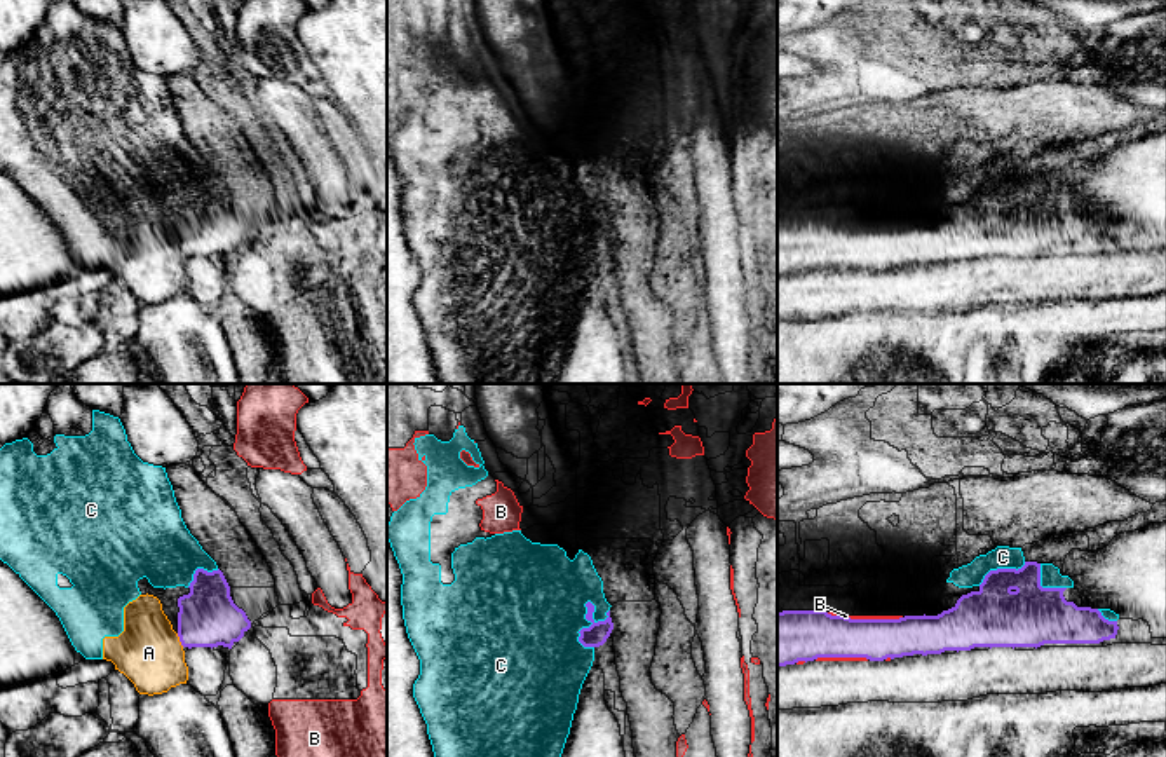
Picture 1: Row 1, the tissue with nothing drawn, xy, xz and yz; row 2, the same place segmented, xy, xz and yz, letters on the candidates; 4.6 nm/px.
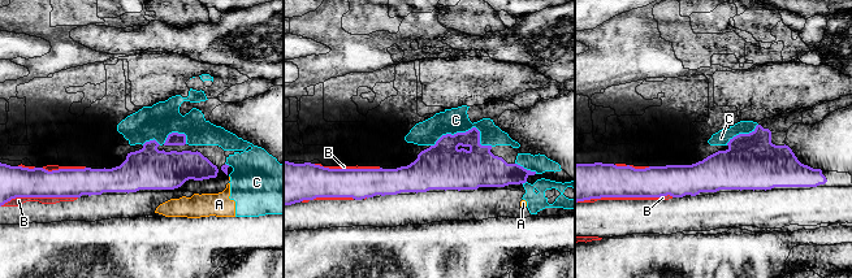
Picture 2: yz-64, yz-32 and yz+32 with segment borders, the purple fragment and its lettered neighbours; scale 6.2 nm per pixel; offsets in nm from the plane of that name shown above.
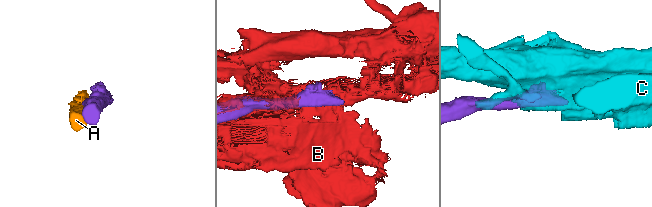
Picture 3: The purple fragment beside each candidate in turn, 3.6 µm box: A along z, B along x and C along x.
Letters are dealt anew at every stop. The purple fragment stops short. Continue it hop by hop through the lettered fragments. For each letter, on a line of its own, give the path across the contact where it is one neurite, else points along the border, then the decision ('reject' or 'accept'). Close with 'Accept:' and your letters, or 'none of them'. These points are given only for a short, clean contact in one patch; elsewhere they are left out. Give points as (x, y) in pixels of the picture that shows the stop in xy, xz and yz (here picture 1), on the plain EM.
A: reject
B: reject
C: reject
Accept: none of them

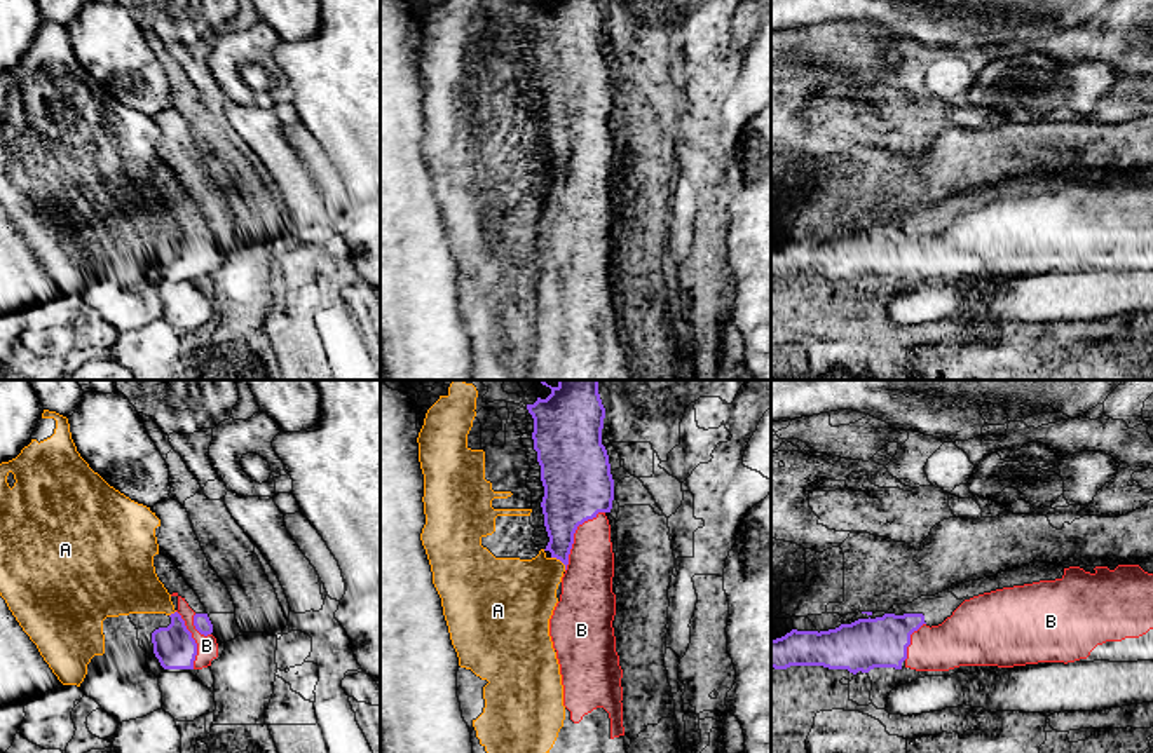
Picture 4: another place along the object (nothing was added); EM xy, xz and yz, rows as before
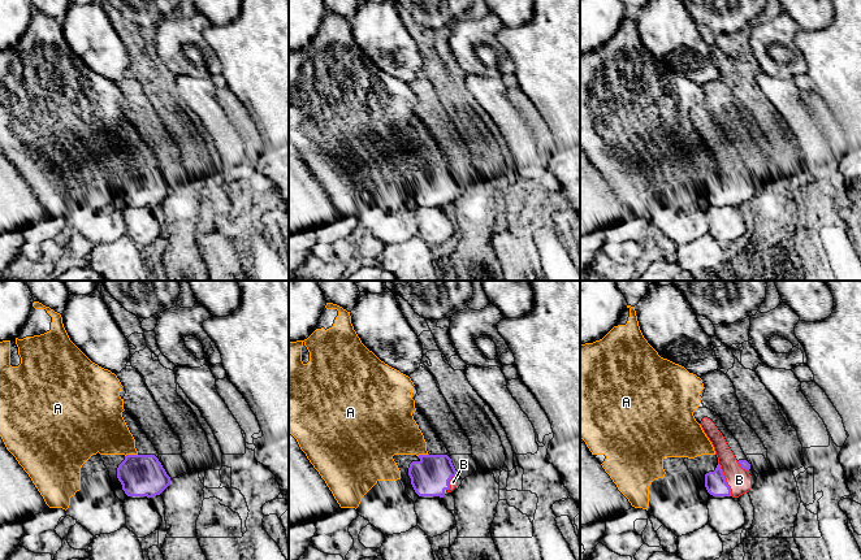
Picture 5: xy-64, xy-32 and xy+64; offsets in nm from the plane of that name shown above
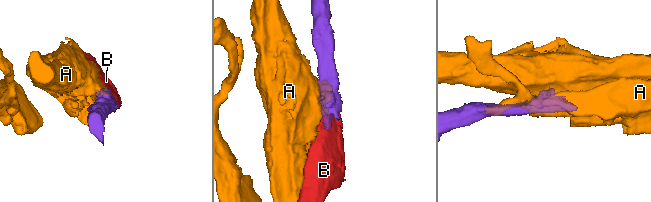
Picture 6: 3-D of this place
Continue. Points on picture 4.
A: reject
B: way xz (578, 94), (573, 145), (586, 161), (586, 196); accept
Accept: B

